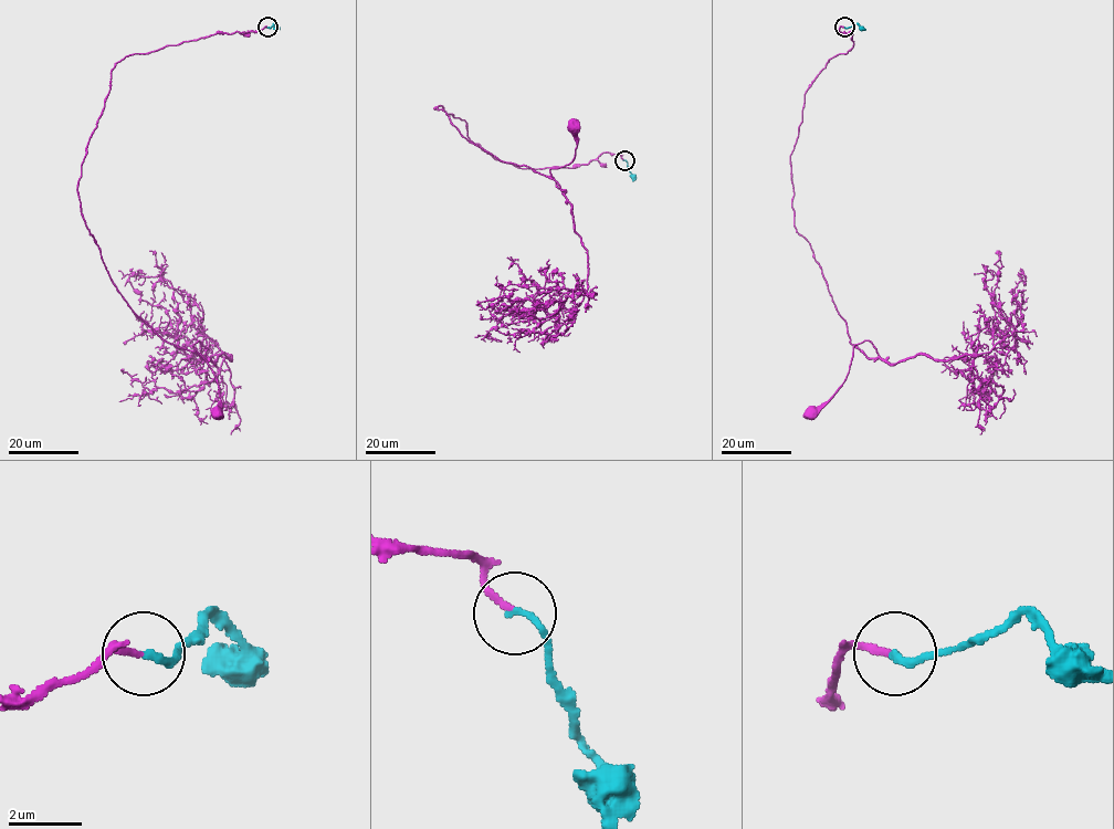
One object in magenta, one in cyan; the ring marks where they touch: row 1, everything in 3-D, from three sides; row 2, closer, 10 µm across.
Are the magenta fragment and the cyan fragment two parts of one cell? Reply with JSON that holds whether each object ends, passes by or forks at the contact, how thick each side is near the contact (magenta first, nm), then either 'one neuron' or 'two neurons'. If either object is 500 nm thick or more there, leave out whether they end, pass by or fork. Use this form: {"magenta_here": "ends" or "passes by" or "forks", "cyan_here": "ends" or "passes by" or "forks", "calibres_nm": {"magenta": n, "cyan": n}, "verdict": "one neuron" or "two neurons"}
{"magenta_here": "ends", "cyan_here": "ends", "calibres_nm": {"magenta": 170, "cyan": 180}, "verdict": "one neuron"}

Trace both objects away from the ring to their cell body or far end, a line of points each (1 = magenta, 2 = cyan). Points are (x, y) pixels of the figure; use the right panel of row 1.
1: (844, 28), (853, 46), (805, 94), (792, 209), (850, 343), (879, 356), (855, 344), (842, 386), (811, 412)
2: (844, 28), (858, 23), (865, 30)

